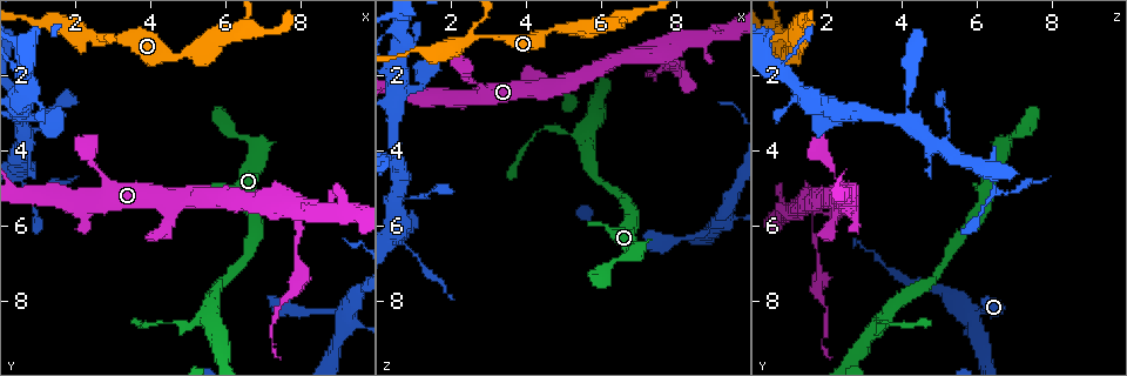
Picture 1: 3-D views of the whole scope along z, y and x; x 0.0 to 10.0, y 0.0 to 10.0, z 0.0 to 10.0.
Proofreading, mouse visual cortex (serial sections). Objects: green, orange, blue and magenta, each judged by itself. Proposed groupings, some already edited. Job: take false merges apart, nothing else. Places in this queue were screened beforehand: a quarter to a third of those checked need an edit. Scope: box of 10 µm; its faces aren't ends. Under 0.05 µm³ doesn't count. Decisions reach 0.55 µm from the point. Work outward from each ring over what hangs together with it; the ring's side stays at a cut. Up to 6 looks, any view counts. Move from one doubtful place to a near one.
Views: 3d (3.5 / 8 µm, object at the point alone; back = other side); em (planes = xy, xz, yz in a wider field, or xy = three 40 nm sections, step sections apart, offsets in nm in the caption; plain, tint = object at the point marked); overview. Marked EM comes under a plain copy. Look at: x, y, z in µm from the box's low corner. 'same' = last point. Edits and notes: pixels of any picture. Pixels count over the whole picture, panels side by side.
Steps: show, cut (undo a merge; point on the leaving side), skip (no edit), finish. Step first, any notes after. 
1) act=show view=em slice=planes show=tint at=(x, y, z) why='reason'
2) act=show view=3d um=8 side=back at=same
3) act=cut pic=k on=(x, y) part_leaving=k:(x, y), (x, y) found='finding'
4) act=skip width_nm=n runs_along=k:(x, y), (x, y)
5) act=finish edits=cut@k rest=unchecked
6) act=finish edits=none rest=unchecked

act=show view=3d um=3.5 at=(9.05, 8.35, 5.95) why='thin neck'

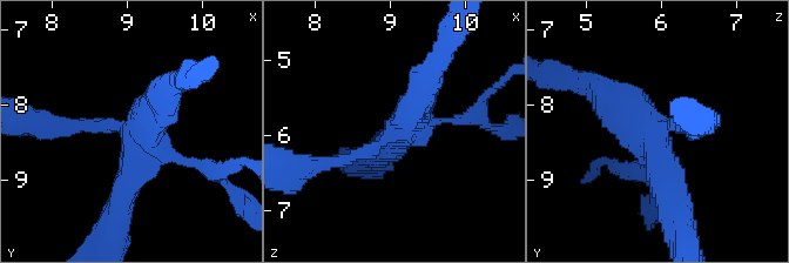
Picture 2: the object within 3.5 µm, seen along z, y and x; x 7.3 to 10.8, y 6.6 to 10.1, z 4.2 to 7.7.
act=show view=em slice=xy step=1 show=tint at=(9.05, 8.35, 5.95) arms=4 arm_widths_nm=100,150,400,400

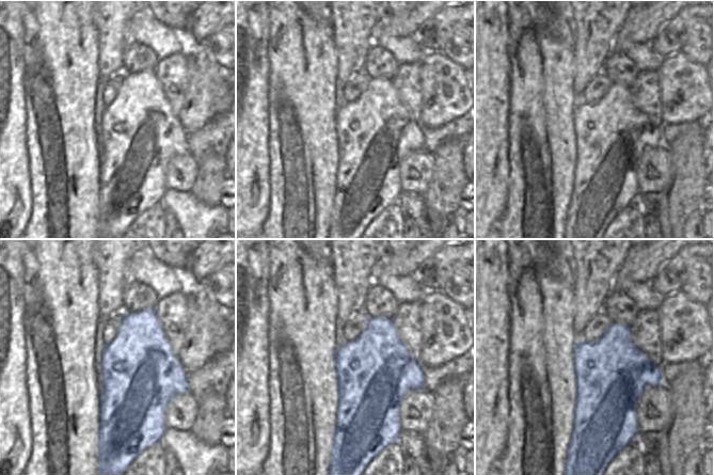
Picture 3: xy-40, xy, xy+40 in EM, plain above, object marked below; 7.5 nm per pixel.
act=skip found='all the same cell'

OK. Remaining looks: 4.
act=show view=3d um=3.5 at=(5.55, 8.25, 3.65)

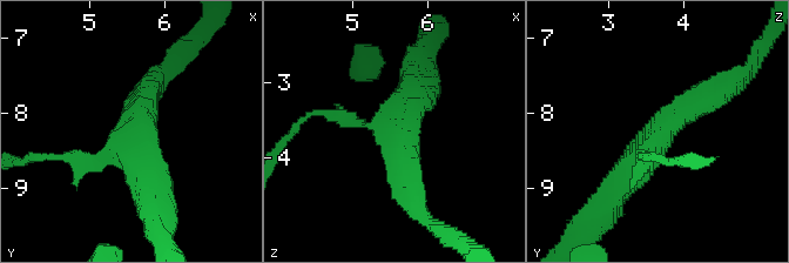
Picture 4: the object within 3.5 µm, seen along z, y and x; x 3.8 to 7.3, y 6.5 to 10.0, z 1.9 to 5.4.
act=show view=em slice=planes show=tint at=(5.55, 8.35, 3.65)

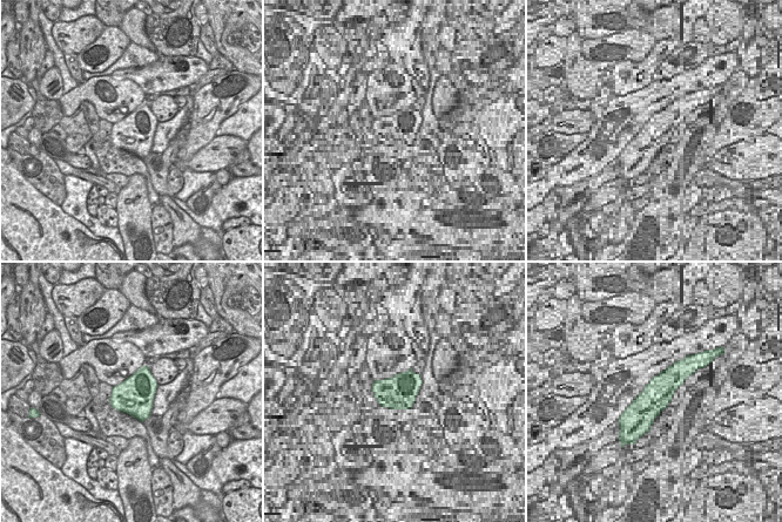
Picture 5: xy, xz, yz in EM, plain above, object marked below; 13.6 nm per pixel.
act=cut pic=4 on=(40, 157) arms=3 arm_widths_nm=200,400,450 part_leaving=4:(102, 159), (33, 159) found='a second cell is stuck on'

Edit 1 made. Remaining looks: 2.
act=finish edits=cut@4 rest=unchecked

